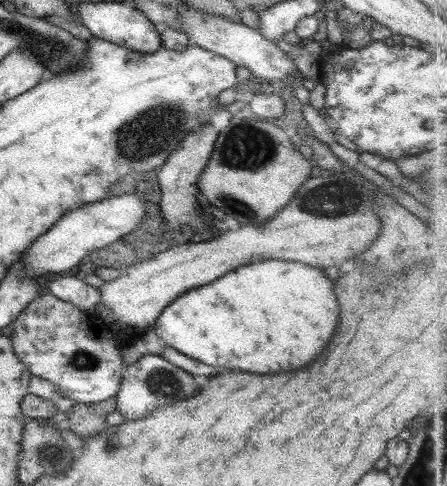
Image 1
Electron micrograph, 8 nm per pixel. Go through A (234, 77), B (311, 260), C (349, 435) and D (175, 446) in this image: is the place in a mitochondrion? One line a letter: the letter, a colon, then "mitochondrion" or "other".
A: other
B: other
C: other
D: other

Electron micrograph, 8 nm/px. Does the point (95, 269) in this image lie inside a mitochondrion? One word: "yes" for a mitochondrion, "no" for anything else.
no

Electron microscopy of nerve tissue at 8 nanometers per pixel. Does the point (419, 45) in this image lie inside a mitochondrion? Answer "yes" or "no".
no

